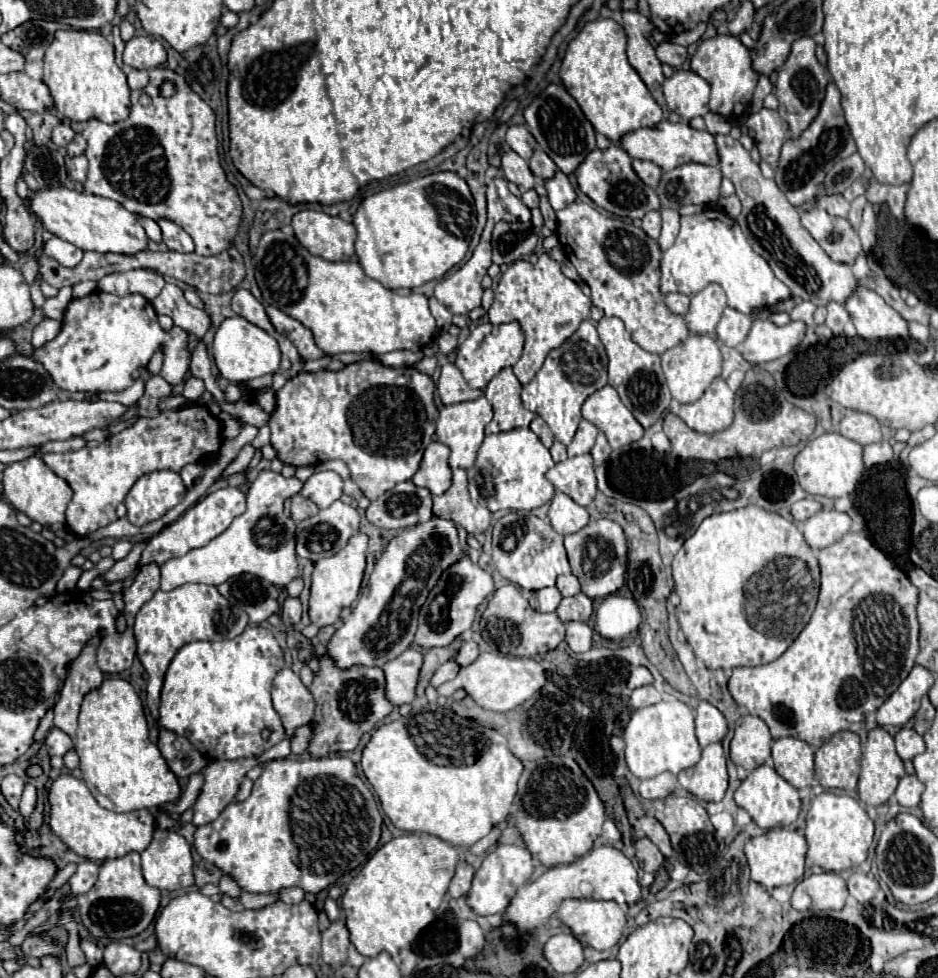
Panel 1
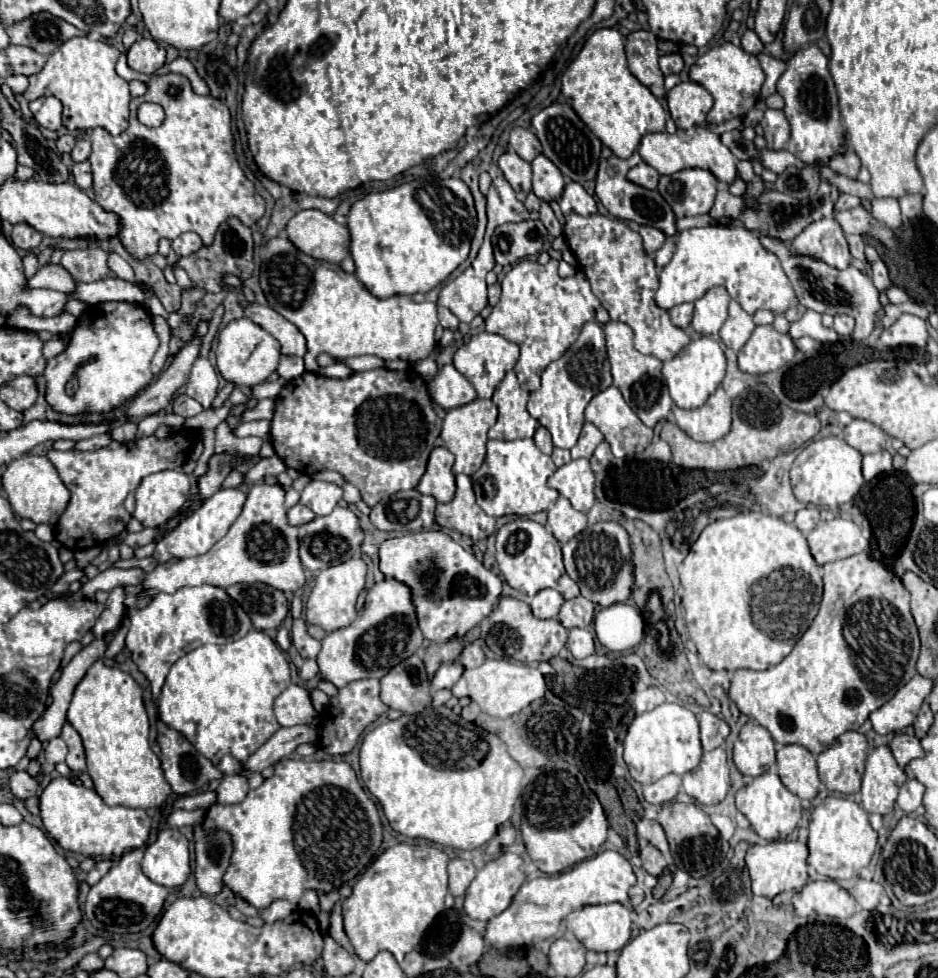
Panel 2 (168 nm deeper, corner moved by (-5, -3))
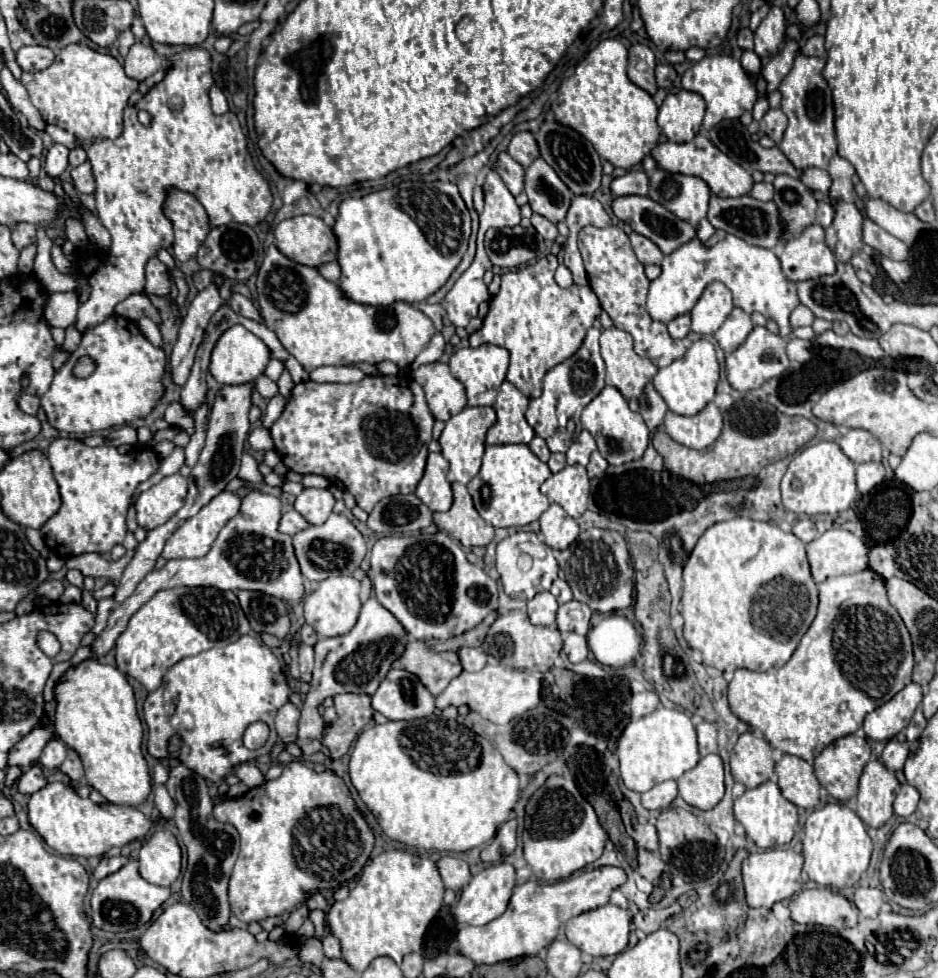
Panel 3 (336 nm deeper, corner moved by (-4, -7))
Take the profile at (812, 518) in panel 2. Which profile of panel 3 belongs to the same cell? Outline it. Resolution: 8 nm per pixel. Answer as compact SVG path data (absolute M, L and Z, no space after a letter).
M801 518L799 522L795 522L795 526L793 526L793 534L801 540L801 542L811 542L811 540L815 540L817 538L817 528L815 528L815 524L809 520L809 518Z

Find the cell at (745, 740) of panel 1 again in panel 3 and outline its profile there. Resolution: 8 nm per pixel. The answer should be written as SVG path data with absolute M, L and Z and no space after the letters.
M753 732L739 736L731 752L731 774L735 782L757 788L773 778L773 766L773 748L761 736Z

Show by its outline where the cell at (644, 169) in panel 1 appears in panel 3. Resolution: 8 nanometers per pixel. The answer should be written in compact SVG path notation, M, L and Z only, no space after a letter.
M629 170L625 176L613 178L609 188L611 188L613 196L631 196L631 194L645 196L647 190L649 190L649 180L647 180L645 172Z

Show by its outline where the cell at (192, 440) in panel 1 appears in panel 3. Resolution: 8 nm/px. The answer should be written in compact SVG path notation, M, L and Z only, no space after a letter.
M57 438L51 442L47 458L63 500L57 514L39 528L47 548L59 558L71 558L85 552L111 552L111 548L125 538L125 516L135 488L159 468L157 454L151 448L119 454L115 446L91 448L81 440Z

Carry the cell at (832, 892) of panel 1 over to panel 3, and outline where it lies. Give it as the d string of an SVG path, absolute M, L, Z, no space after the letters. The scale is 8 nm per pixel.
M831 888L803 890L789 902L791 918L799 924L853 928L859 922L857 908Z

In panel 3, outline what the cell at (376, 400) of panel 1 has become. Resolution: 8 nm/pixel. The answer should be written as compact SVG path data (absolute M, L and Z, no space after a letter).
M365 376L357 384L317 384L307 380L295 384L285 412L271 426L271 438L289 470L325 476L339 490L353 494L359 508L371 512L381 498L415 492L423 476L433 422L423 388L411 376Z

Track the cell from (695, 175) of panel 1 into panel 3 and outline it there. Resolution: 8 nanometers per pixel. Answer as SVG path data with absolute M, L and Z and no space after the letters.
M657 168L655 172L649 174L647 196L665 206L681 220L697 226L707 216L707 202L711 190L701 178L673 174Z

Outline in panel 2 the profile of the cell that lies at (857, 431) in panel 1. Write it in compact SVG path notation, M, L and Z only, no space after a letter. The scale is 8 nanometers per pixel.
M852 420L846 428L842 438L856 450L860 450L862 454L870 454L870 452L878 452L884 448L886 442L886 434L882 428L874 426L872 422L866 420Z

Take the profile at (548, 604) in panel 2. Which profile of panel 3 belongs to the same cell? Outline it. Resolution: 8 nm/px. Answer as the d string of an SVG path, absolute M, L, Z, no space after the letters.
M539 592L527 602L527 612L535 626L553 626L557 608L557 598L551 592Z

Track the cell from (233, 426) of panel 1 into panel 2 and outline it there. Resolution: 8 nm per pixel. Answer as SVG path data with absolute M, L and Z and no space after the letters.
M256 420L256 422L242 422L238 424L236 436L258 436L268 440L270 438L270 422L268 420Z

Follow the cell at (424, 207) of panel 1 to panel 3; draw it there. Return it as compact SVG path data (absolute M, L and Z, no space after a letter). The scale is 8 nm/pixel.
M451 182L421 184L419 190L401 190L401 186L385 188L363 198L345 198L339 204L339 216L333 224L337 238L337 262L341 266L339 288L345 298L357 304L389 306L393 302L423 302L435 294L461 262L471 234L469 210Z

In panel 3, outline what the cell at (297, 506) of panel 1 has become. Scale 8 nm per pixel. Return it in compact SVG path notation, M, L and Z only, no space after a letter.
M295 510L285 512L285 514L281 516L281 522L279 522L279 530L281 530L283 534L289 534L289 536L305 530L307 526L309 526L309 522L307 522L299 512L295 512Z

